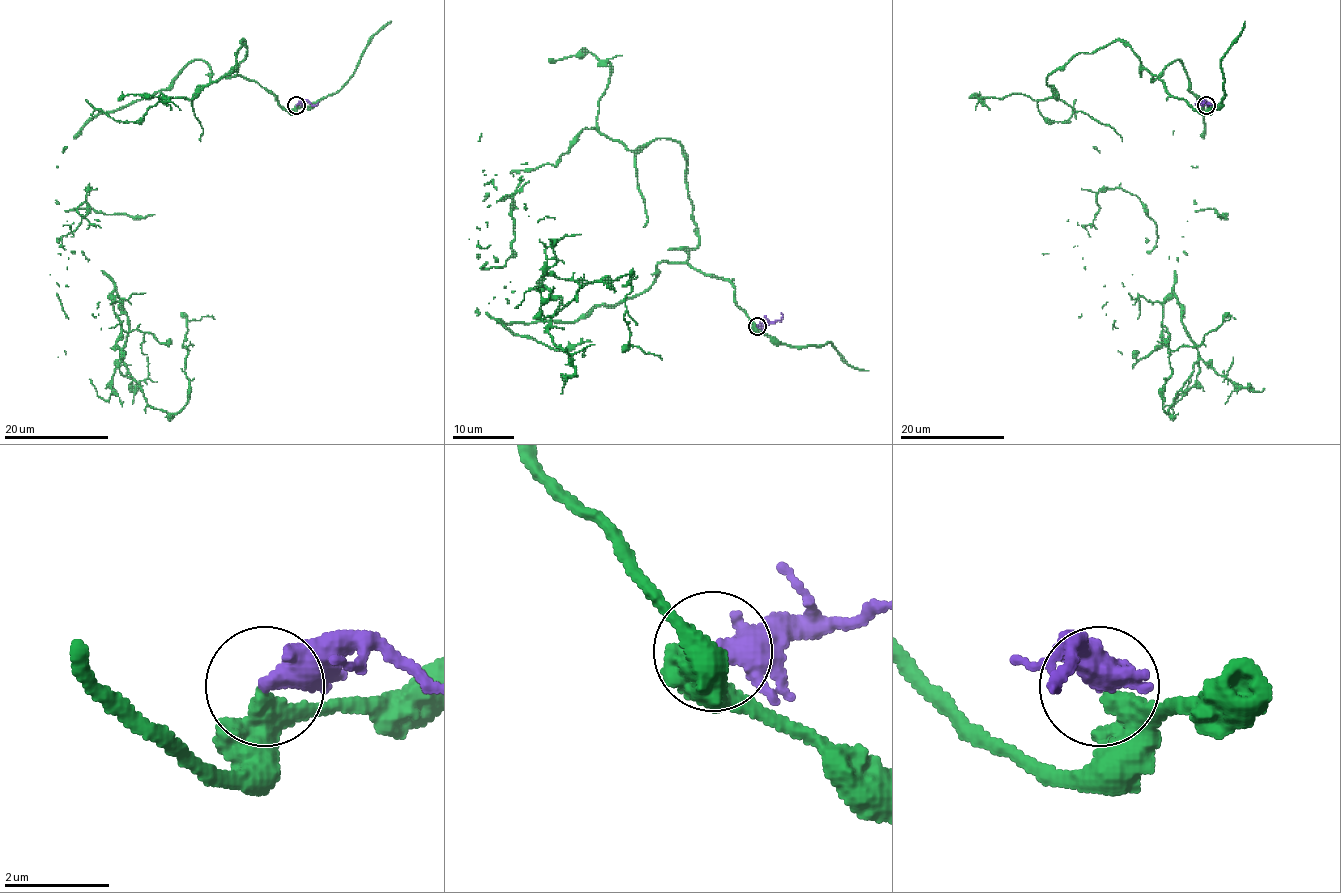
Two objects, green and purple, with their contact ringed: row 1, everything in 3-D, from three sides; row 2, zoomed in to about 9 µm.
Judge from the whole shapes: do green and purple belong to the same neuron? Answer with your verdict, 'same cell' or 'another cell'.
another cell

